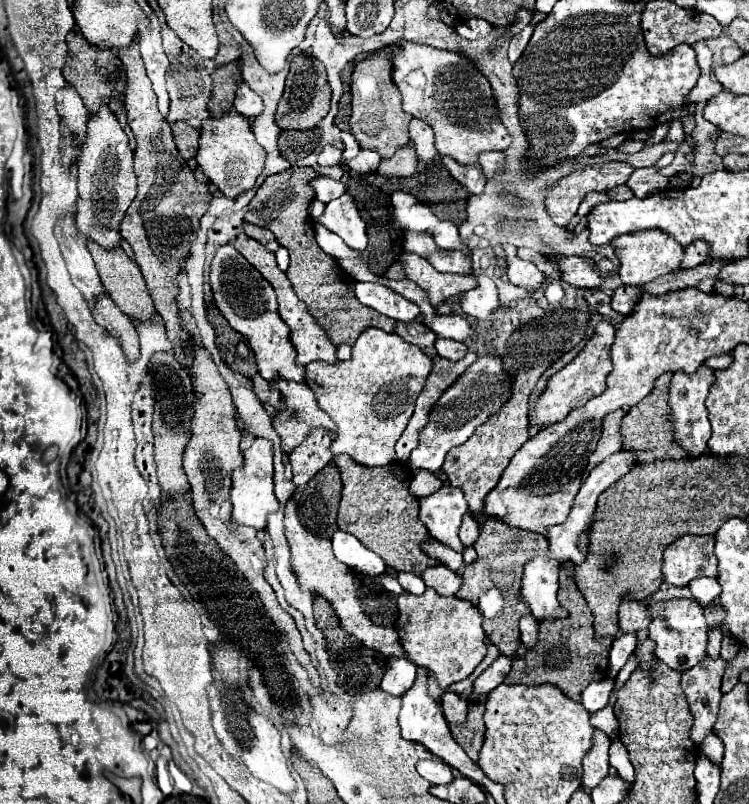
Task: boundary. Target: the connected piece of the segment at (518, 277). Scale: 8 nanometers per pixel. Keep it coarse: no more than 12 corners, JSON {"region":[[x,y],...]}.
{"region":[[506,244],[508,280],[528,288],[546,282],[532,262],[520,260],[516,248]]}

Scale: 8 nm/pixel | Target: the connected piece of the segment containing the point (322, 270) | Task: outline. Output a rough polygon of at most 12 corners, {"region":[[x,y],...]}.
{"region":[[314,168],[268,176],[246,222],[290,250],[294,292],[330,340],[396,320],[360,304],[314,238]]}

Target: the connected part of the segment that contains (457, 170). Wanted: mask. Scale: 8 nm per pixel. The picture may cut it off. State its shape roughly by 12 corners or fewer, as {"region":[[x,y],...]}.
{"region":[[442,158],[448,172],[468,188],[480,194],[486,176],[478,164],[460,166],[452,158]]}

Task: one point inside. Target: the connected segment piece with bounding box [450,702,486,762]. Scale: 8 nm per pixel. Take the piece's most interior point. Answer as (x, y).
(470, 736)

